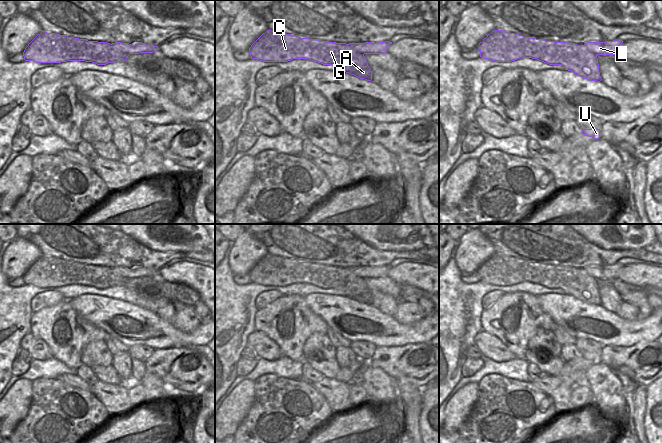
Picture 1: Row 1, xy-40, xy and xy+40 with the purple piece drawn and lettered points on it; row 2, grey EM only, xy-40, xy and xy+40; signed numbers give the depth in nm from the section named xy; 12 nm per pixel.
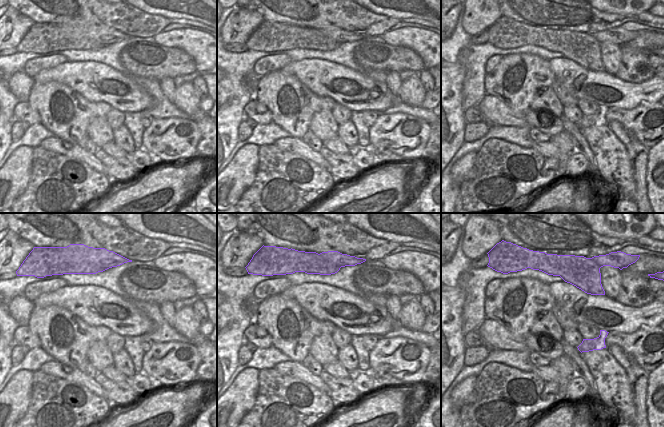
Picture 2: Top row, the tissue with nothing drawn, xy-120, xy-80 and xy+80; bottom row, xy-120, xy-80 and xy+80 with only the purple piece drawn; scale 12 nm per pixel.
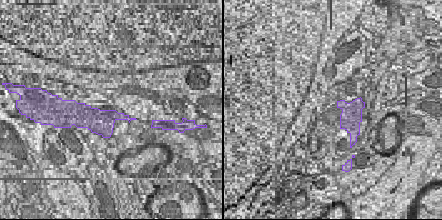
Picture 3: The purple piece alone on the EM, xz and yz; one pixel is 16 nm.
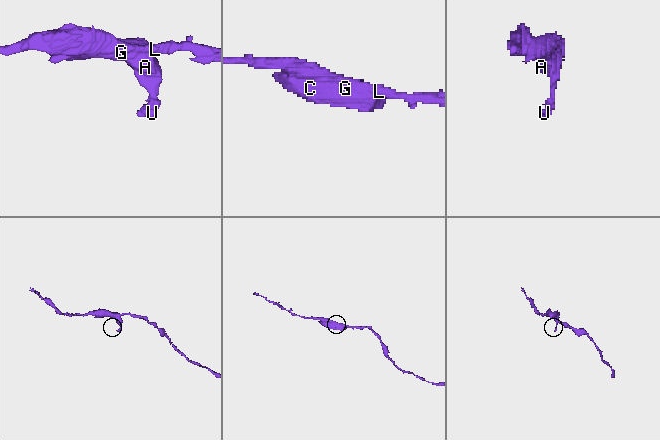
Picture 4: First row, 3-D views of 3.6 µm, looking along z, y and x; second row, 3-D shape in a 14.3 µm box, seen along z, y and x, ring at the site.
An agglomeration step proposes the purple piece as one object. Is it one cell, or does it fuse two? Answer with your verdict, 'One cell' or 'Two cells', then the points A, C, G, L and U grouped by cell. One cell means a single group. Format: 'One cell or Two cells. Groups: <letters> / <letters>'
Two cells. Groups: A C G U / L.

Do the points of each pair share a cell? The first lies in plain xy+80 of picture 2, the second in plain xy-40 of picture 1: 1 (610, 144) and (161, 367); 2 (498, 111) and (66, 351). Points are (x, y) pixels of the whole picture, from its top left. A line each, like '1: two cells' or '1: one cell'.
1: two cells
2: two cells

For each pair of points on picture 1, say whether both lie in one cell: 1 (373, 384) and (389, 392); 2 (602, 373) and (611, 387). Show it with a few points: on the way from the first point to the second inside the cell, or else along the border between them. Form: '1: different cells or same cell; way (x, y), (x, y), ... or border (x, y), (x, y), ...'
1: same cell; way (377, 384), (385, 392)
2: same cell; way (605, 376), (605, 381), (608, 384)

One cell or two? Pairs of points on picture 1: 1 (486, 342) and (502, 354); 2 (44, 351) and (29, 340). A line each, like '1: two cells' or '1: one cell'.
1: one cell
2: one cell

